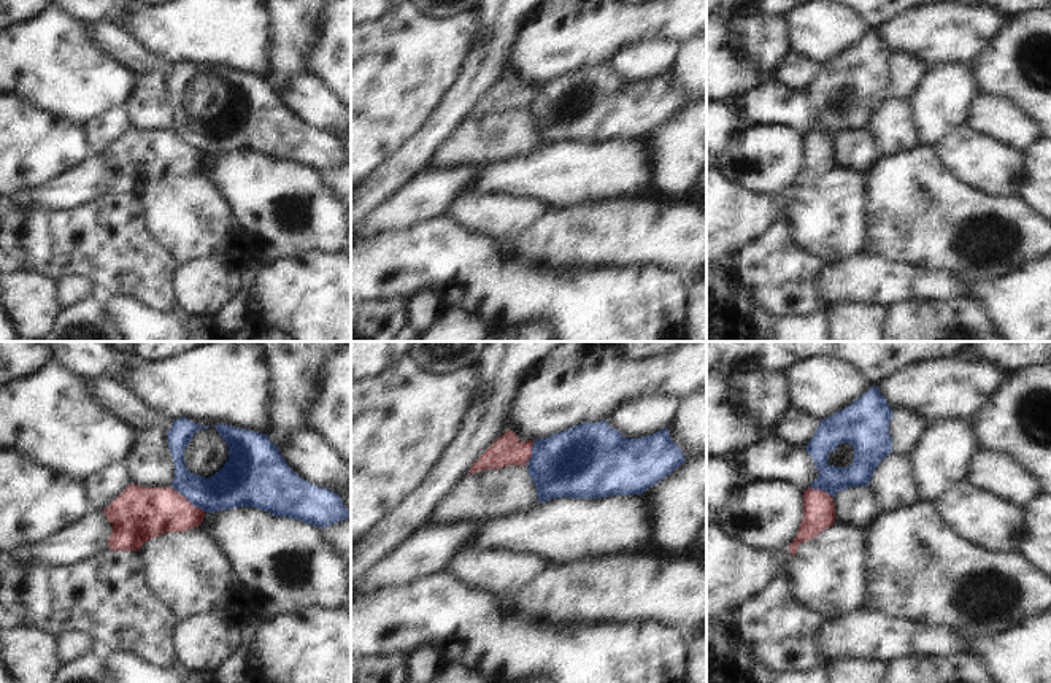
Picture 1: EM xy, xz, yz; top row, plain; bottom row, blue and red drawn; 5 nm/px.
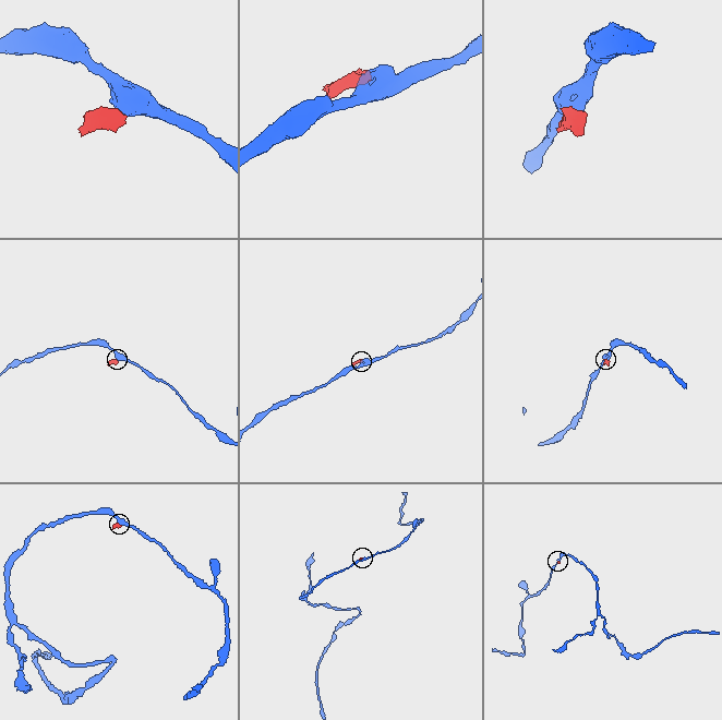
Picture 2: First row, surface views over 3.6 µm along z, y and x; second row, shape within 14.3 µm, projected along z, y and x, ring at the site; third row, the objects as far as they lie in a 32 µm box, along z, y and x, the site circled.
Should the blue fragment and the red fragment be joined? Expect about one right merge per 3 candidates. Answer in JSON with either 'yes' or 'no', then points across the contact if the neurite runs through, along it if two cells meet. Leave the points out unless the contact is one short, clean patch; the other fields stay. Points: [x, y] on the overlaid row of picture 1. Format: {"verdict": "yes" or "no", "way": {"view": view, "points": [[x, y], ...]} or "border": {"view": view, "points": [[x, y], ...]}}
{"verdict": "no", "border": {"view": "xy", "points": [[172, 486], [207, 512]]}}

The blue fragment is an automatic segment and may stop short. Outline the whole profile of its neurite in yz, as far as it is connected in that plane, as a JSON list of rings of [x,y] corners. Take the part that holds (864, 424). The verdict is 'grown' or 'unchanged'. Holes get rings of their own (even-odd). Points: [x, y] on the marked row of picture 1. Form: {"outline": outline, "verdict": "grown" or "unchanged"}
{"outline": [[[873,386],[845,410],[819,421],[805,446],[819,470],[810,488],[833,497],[848,488],[868,486],[880,462],[892,453],[891,418],[887,400]]], "verdict": "grown"}

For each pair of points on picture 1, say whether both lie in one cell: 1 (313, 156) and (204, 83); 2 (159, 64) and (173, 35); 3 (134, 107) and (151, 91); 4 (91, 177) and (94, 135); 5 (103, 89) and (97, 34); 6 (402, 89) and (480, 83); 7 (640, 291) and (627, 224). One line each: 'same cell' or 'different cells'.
1: same cell
2: different cells
3: same cell
4: different cells
5: different cells
6: different cells
7: different cells

